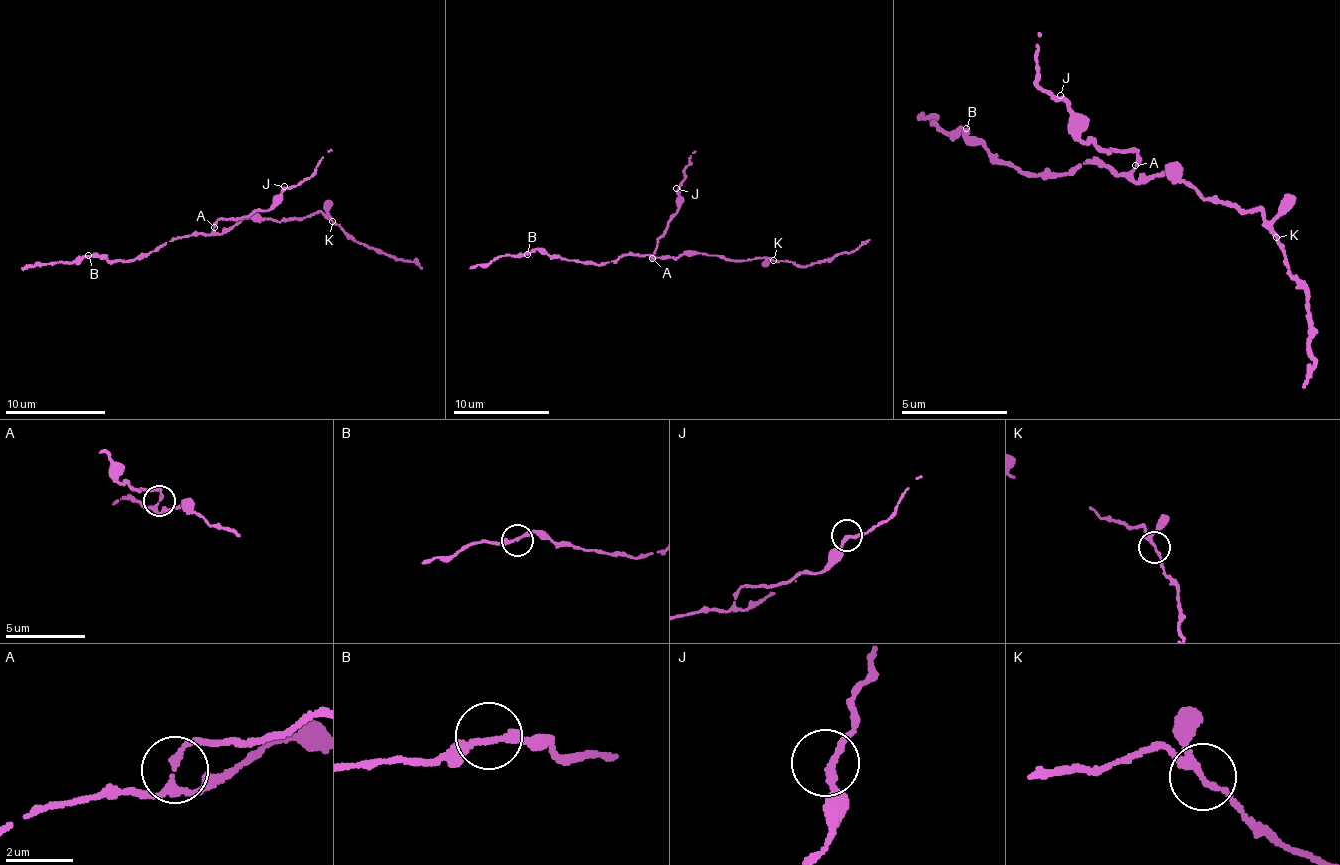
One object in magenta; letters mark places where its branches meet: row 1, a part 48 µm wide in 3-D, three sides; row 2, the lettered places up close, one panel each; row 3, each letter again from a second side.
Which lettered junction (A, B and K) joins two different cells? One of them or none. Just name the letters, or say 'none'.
none

